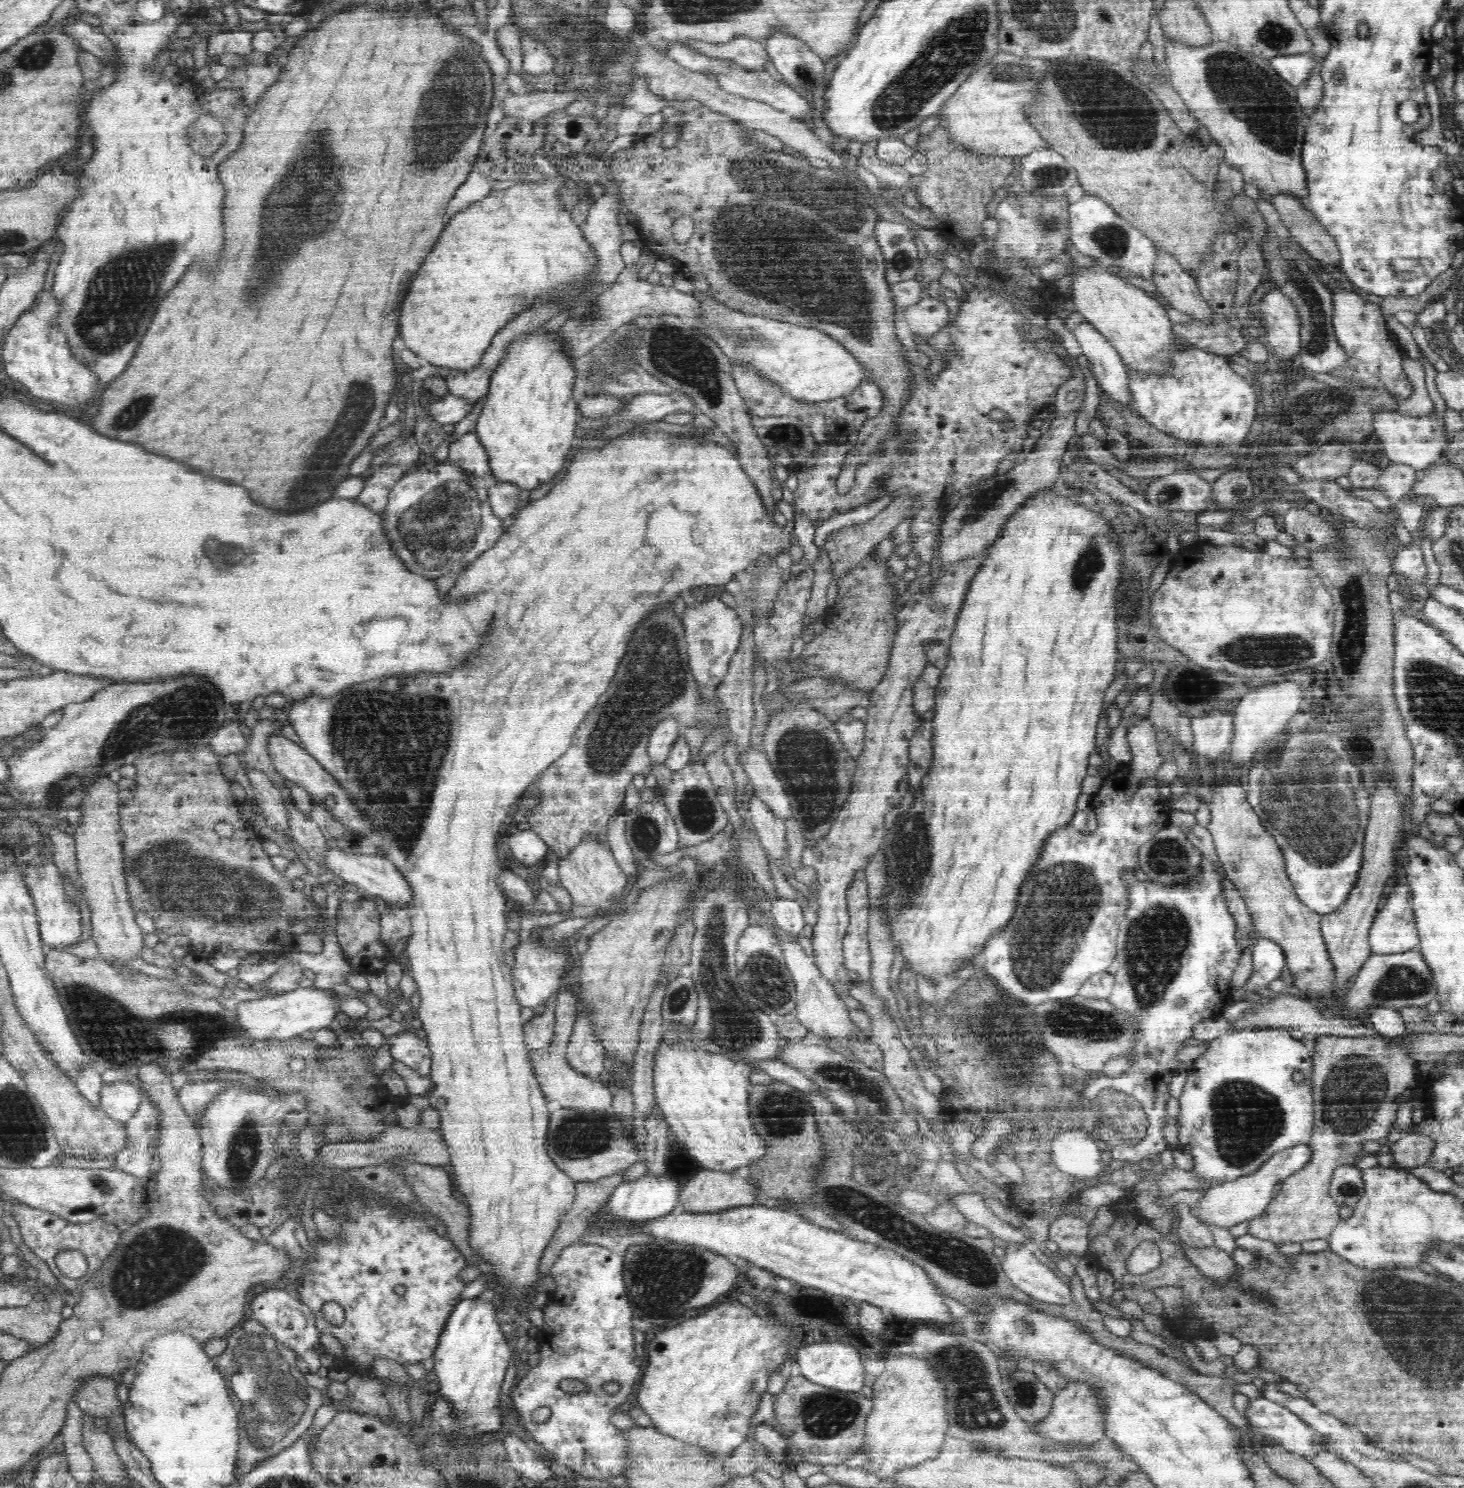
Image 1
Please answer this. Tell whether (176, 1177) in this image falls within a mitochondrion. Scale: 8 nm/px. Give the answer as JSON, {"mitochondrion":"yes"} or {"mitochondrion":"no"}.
{"mitochondrion":"no"}

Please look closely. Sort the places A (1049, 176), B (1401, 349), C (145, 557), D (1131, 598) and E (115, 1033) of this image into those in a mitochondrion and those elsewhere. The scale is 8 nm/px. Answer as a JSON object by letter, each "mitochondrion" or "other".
{"A":"mitochondrion","B":"other","C":"other","D":"mitochondrion","E":"mitochondrion"}

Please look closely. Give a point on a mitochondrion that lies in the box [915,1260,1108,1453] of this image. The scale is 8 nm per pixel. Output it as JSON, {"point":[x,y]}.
{"point":[975,1407]}

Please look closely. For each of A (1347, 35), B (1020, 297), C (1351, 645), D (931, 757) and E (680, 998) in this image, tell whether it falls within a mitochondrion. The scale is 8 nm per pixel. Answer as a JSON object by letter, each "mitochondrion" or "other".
{"A":"other","B":"other","C":"mitochondrion","D":"other","E":"mitochondrion"}

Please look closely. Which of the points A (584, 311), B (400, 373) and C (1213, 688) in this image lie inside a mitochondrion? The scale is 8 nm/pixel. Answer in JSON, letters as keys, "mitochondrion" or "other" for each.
{"A":"mitochondrion","B":"other","C":"mitochondrion"}

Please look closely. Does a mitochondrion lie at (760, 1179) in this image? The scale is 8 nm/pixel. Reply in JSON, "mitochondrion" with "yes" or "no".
{"mitochondrion":"no"}

